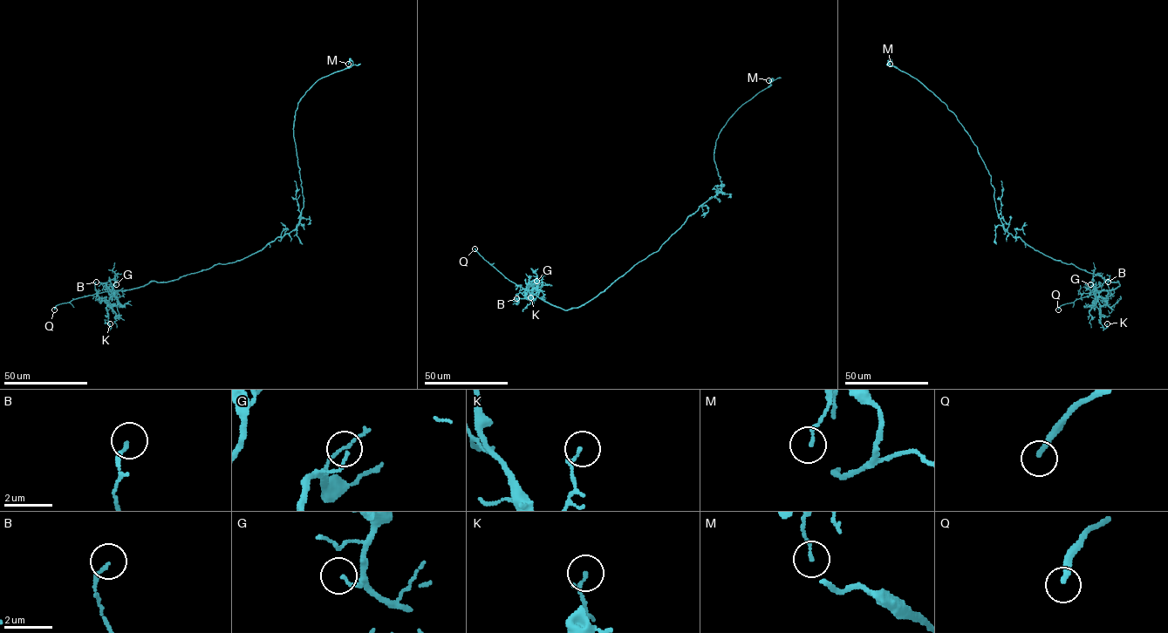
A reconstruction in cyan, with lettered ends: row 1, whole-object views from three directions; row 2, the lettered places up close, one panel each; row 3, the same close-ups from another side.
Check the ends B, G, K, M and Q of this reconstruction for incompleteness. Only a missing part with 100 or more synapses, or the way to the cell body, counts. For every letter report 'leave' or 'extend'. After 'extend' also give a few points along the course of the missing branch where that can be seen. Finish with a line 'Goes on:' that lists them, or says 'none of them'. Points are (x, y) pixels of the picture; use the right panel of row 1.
B: leave
G: leave
K: leave
M: leave
Q: extend; course (1058, 309), (1070, 324), (1074, 323)
Goes on: Q

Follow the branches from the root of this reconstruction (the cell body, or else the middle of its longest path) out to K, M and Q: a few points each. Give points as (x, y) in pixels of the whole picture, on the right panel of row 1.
K: (1025, 242), (1054, 259), (1117, 281), (1119, 285), (1114, 289), (1094, 292), (1101, 323), (1104, 329), (1107, 323)
M: (1025, 242), (1004, 228), (996, 209), (991, 176), (956, 116), (918, 79), (891, 66), (889, 59), (890, 64)
Q: (1025, 242), (1054, 259), (1074, 264), (1119, 283), (1114, 289), (1062, 304), (1058, 309)

